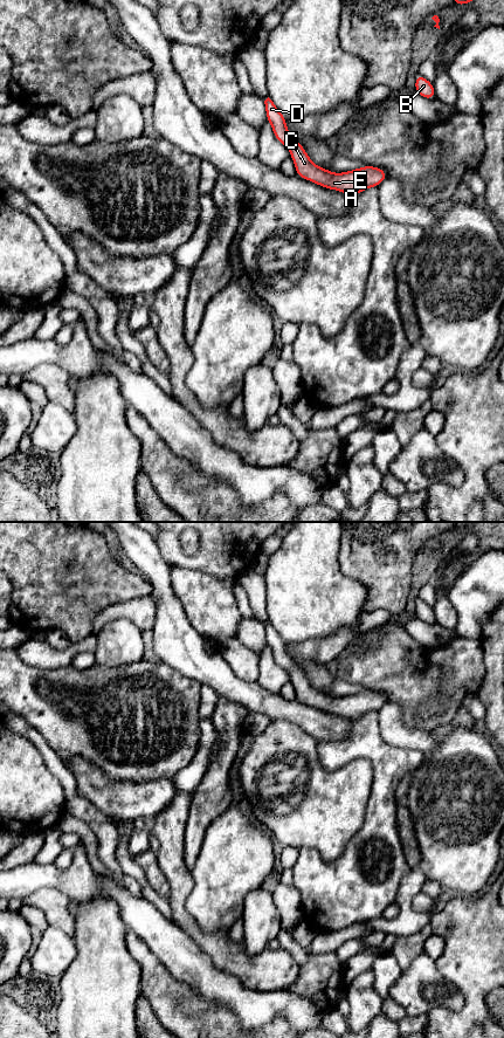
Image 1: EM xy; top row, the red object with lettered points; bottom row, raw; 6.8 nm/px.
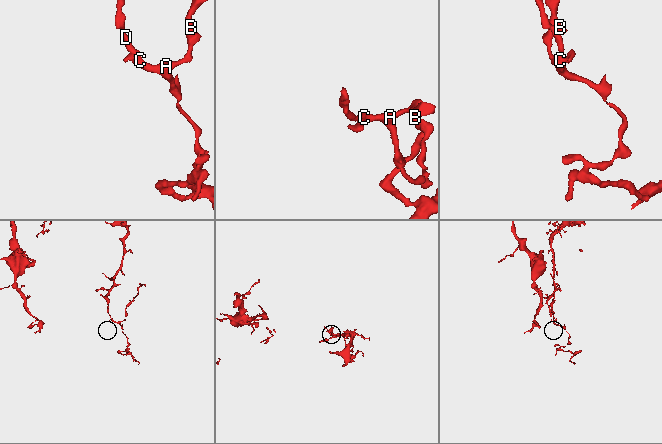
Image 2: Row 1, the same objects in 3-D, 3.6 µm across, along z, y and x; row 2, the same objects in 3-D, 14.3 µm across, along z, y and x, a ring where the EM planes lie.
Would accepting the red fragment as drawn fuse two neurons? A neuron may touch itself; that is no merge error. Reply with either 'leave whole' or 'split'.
leave whole

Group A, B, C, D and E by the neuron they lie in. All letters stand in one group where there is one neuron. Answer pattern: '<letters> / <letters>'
A B C D E

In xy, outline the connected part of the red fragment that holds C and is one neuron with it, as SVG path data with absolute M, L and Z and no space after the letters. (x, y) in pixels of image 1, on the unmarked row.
M268 621L264 628L267 644L271 648L274 660L290 674L290 682L295 687L298 701L351 721L360 719L367 713L378 712L387 702L385 694L371 689L341 697L319 692L310 683L302 668L289 657L286 644L275 627Z

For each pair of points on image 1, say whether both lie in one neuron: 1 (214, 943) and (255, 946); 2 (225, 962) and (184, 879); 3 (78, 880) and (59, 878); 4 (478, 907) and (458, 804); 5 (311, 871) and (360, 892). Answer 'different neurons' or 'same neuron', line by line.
1: different neurons
2: same neuron
3: same neuron
4: different neurons
5: same neuron

